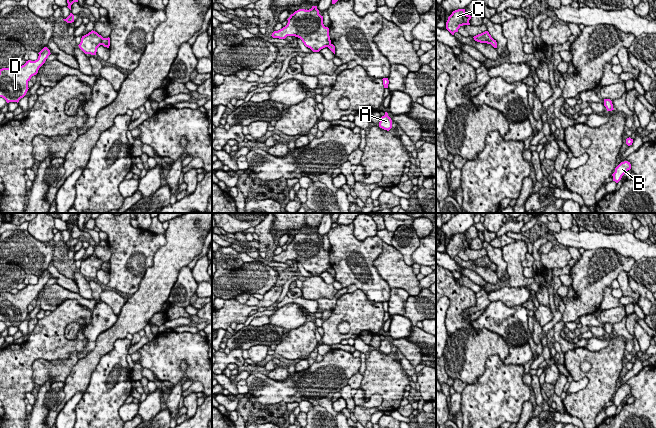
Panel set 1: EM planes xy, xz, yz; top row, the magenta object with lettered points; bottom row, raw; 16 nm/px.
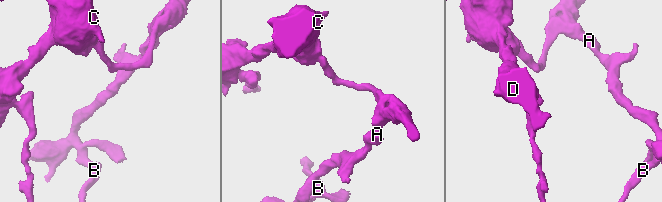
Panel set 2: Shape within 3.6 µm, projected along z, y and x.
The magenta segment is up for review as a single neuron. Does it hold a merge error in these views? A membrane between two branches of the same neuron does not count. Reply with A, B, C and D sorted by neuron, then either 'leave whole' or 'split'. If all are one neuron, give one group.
A B / C D | split

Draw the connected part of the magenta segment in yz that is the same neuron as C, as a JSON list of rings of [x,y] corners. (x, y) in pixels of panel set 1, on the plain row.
[[[458,233],[452,236],[446,246],[446,253],[454,259],[463,249],[470,249],[469,244],[472,240],[467,239],[465,233]]]

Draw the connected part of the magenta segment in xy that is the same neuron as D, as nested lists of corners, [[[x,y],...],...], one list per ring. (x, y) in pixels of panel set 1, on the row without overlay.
[[[44,271],[35,285],[28,284],[16,294],[11,292],[0,293],[0,321],[7,327],[19,326],[28,315],[28,306],[31,301],[38,297],[39,292],[45,287],[51,278],[47,271]]]

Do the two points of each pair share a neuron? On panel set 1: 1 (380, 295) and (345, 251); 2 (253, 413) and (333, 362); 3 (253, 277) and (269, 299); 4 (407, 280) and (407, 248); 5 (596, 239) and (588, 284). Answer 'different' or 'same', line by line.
1: same
2: different
3: different
4: different
5: different

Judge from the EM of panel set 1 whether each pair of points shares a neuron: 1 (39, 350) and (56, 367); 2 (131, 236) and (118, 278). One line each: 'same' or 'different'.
1: different
2: same

